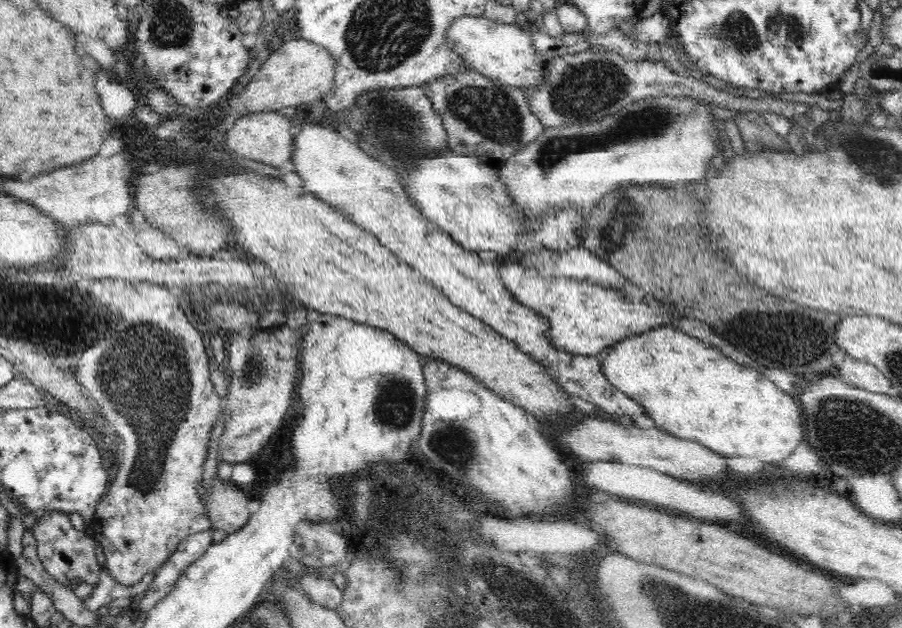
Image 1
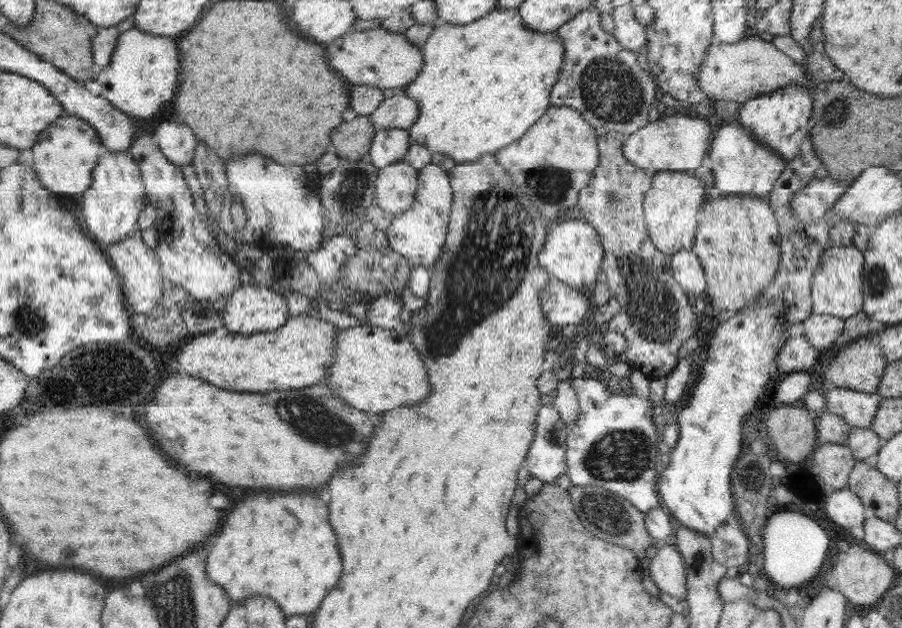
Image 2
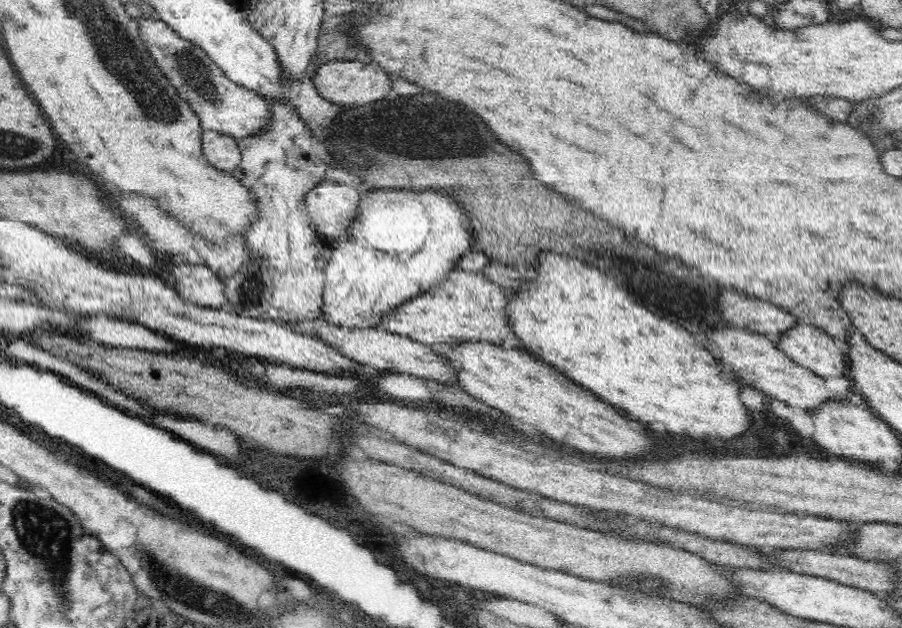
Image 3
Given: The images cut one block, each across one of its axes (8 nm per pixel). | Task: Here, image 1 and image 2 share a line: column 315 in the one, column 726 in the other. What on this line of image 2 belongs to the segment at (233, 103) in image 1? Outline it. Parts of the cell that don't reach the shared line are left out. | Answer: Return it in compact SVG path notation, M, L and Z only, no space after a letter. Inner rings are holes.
M748 33L736 44L714 43L710 46L697 73L697 84L702 88L702 92L706 92L708 99L732 100L742 106L747 100L777 91L790 84L812 88L809 86L809 77L810 74L804 65L796 64L772 42Z

